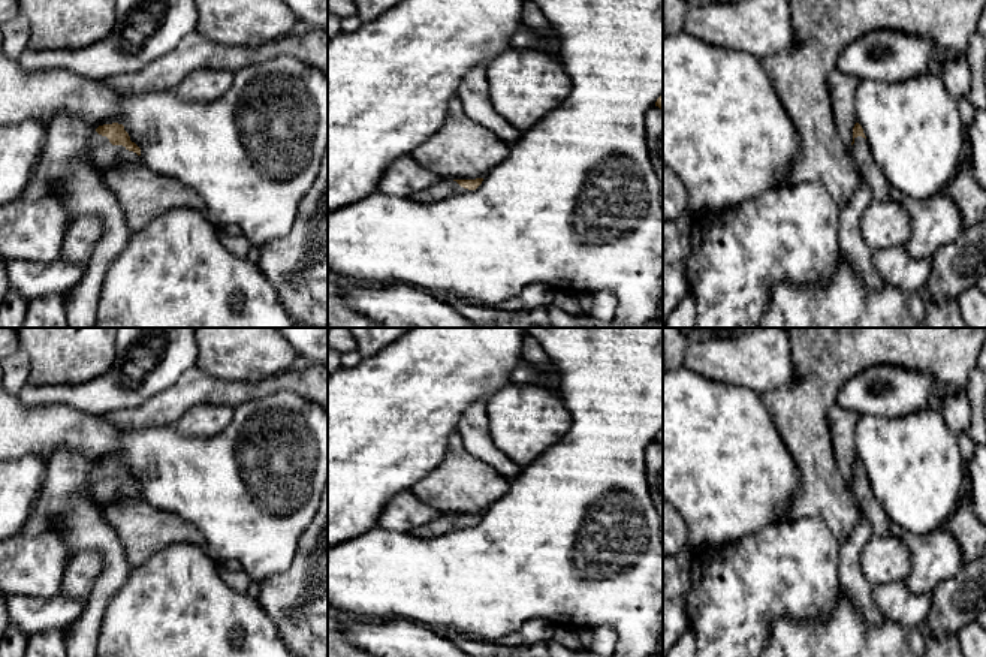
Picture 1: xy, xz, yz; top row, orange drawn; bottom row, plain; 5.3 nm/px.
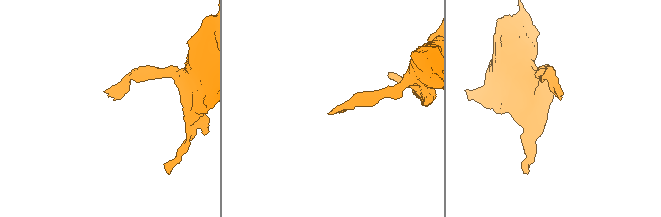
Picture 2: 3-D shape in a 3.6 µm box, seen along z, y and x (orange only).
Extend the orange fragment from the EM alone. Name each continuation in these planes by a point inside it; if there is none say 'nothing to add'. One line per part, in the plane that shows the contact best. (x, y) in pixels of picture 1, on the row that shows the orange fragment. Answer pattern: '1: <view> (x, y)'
1: xy (103, 154)

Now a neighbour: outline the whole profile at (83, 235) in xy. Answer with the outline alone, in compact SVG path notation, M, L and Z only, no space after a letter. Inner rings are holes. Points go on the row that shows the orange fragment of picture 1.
M84 216L70 221L63 241L61 259L81 265L88 263L102 233L103 224L96 216Z

